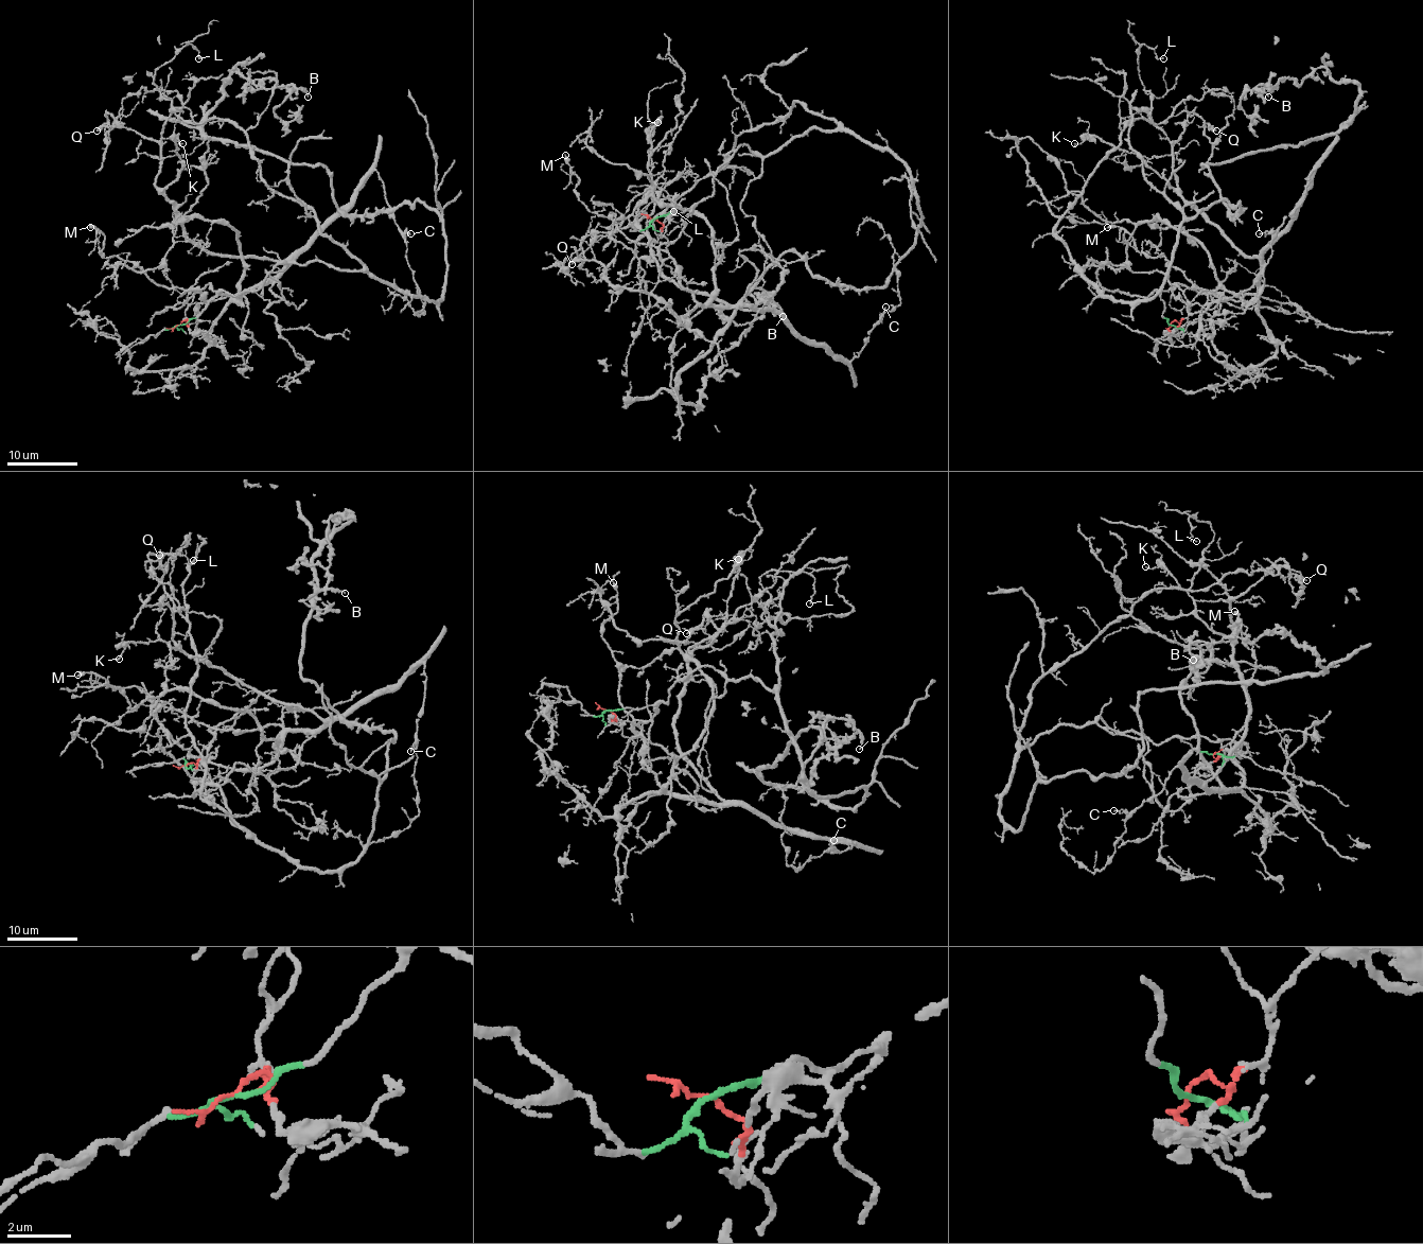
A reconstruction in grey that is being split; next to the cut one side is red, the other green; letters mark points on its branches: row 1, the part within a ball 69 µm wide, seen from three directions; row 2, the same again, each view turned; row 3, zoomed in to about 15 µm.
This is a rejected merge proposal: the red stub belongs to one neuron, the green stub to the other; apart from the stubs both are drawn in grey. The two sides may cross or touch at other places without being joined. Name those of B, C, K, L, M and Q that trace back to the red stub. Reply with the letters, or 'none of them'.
C, K, M, Q

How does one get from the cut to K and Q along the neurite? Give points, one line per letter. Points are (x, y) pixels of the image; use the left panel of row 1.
K: (179, 325), (192, 291), (245, 294), (283, 266), (189, 238), (163, 190), (178, 179), (176, 136), (183, 142)
Q: (179, 325), (192, 291), (245, 294), (283, 264), (205, 251), (155, 185), (160, 146), (109, 112), (97, 130)

